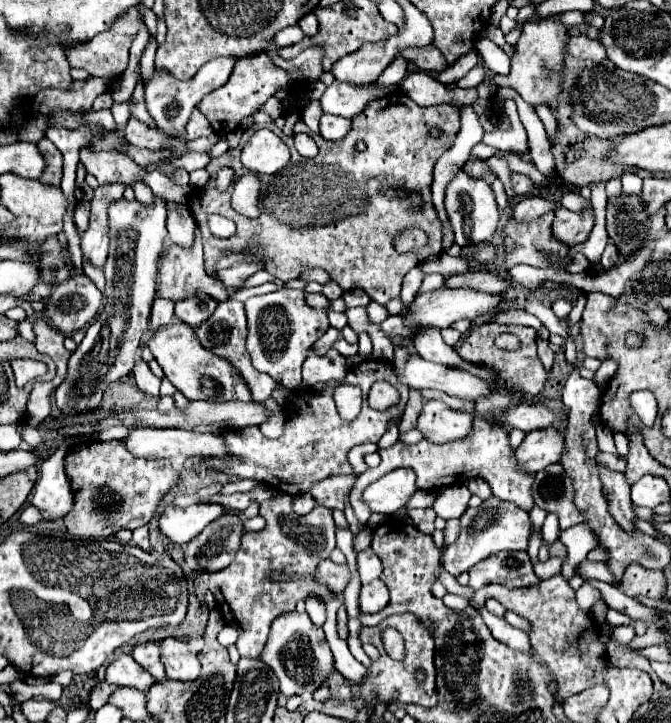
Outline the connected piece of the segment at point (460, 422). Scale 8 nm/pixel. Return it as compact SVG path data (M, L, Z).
M427 401L417 421L417 429L431 443L449 443L469 435L473 427L473 415L451 409L441 401Z

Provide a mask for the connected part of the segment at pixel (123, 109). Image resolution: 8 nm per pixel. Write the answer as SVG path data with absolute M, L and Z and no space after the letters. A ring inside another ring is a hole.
M129 101L125 103L113 103L111 105L111 113L115 117L115 123L119 129L125 129L127 125L127 119L129 119Z

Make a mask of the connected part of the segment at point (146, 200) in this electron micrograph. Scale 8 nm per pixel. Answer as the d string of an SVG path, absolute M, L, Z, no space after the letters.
M135 183L133 191L135 191L135 197L137 197L139 203L143 203L143 205L153 205L153 193L149 191L147 185L143 185L143 183Z

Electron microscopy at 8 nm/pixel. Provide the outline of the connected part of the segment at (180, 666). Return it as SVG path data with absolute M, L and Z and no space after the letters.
M165 639L161 645L161 661L167 671L167 679L177 681L195 681L201 673L199 659L189 651L185 641L179 639Z

